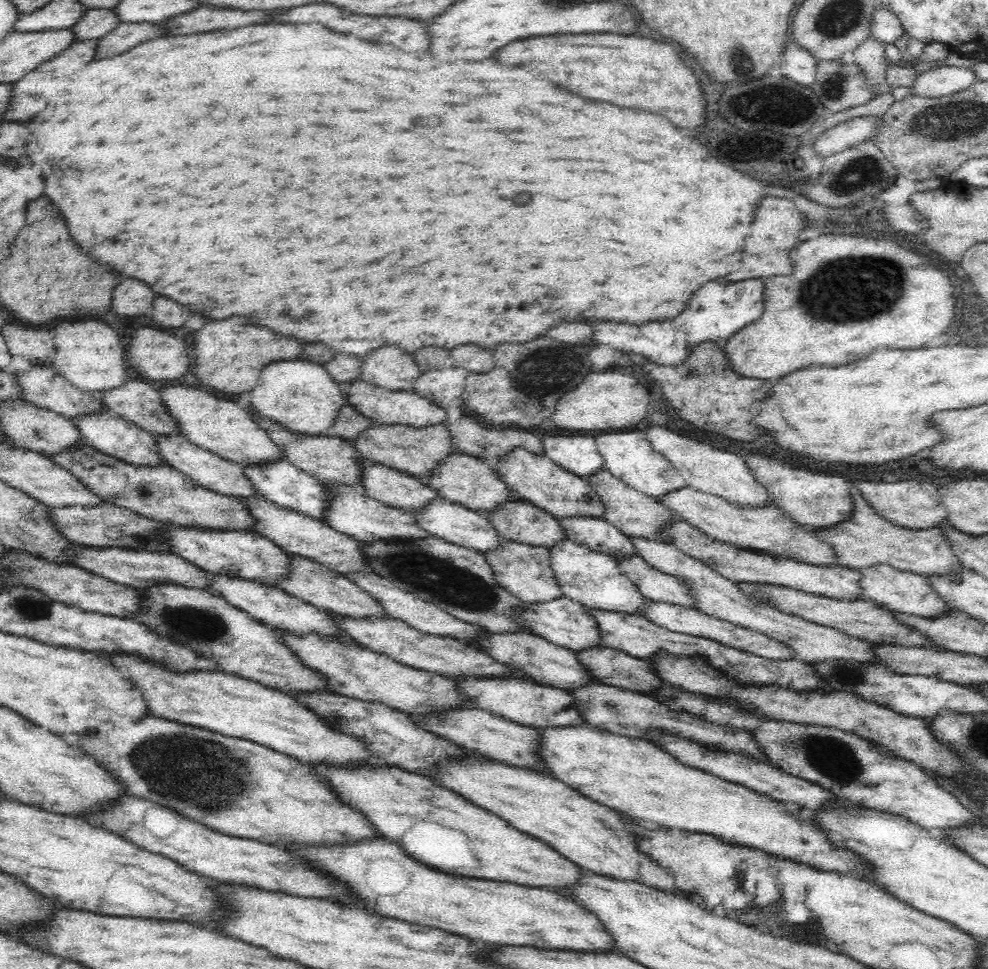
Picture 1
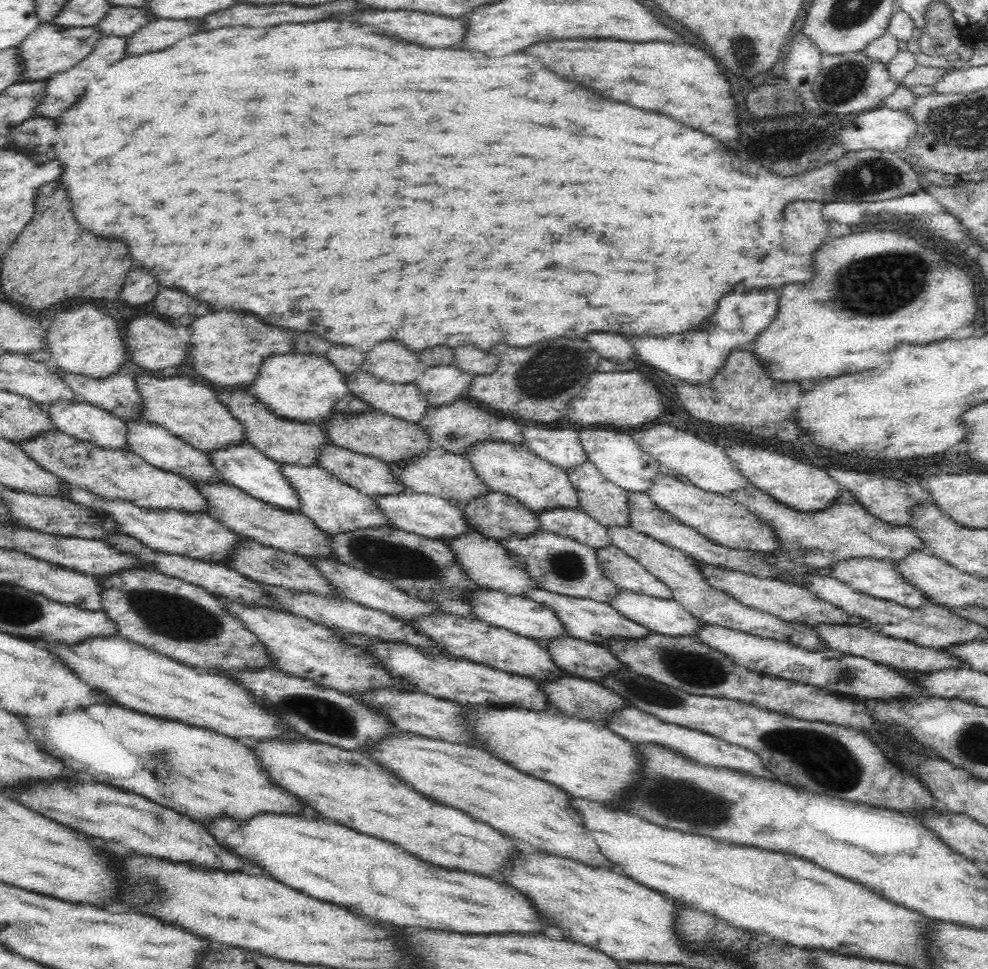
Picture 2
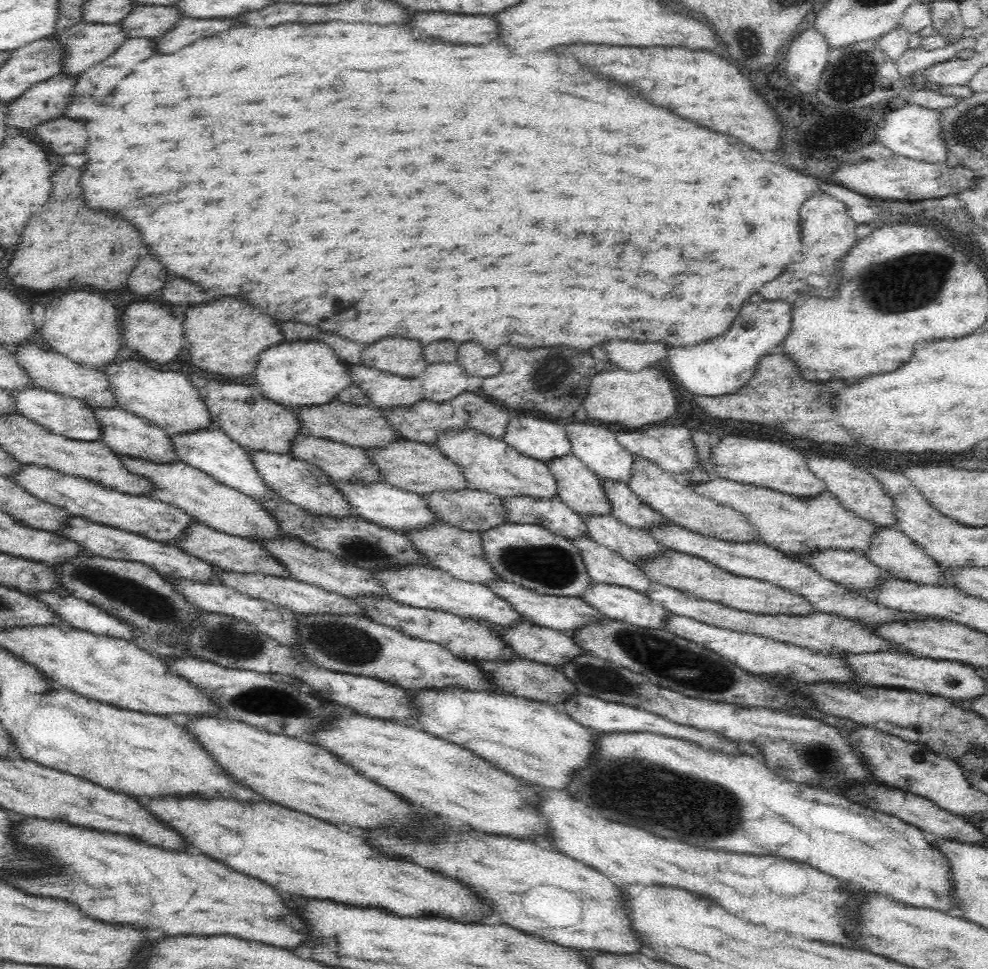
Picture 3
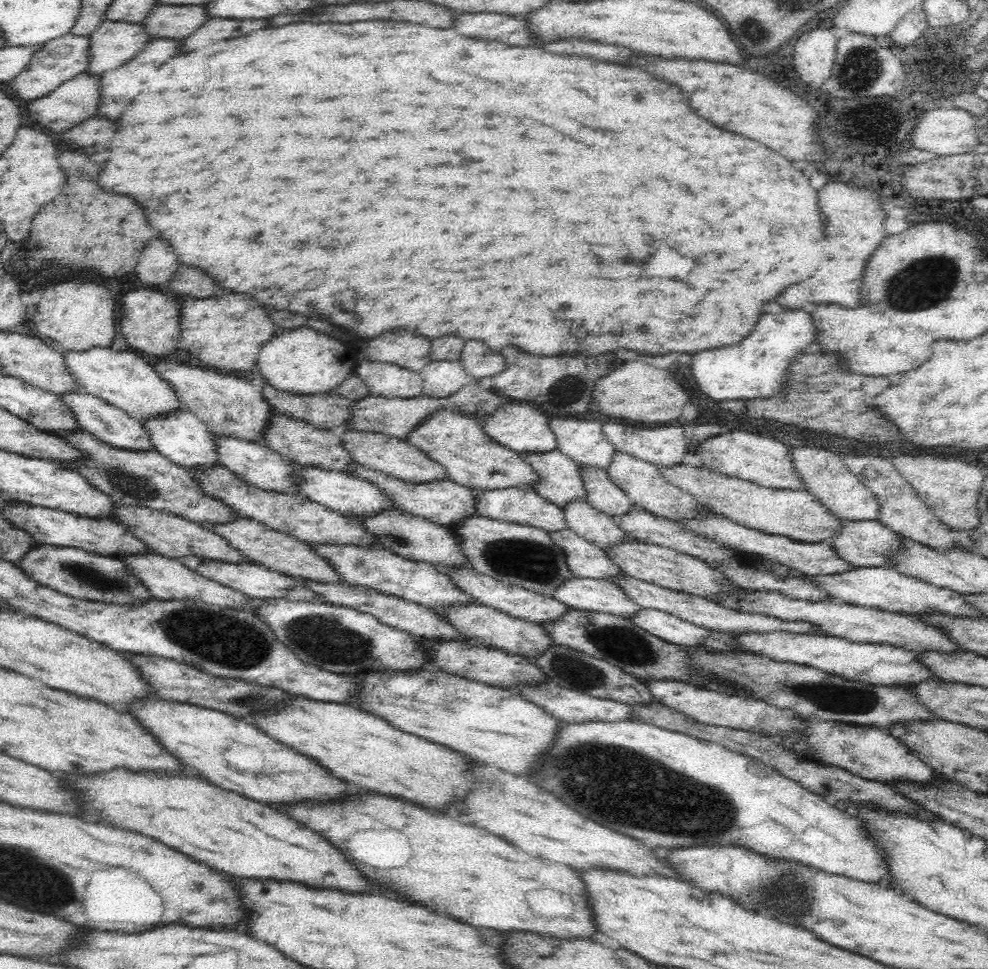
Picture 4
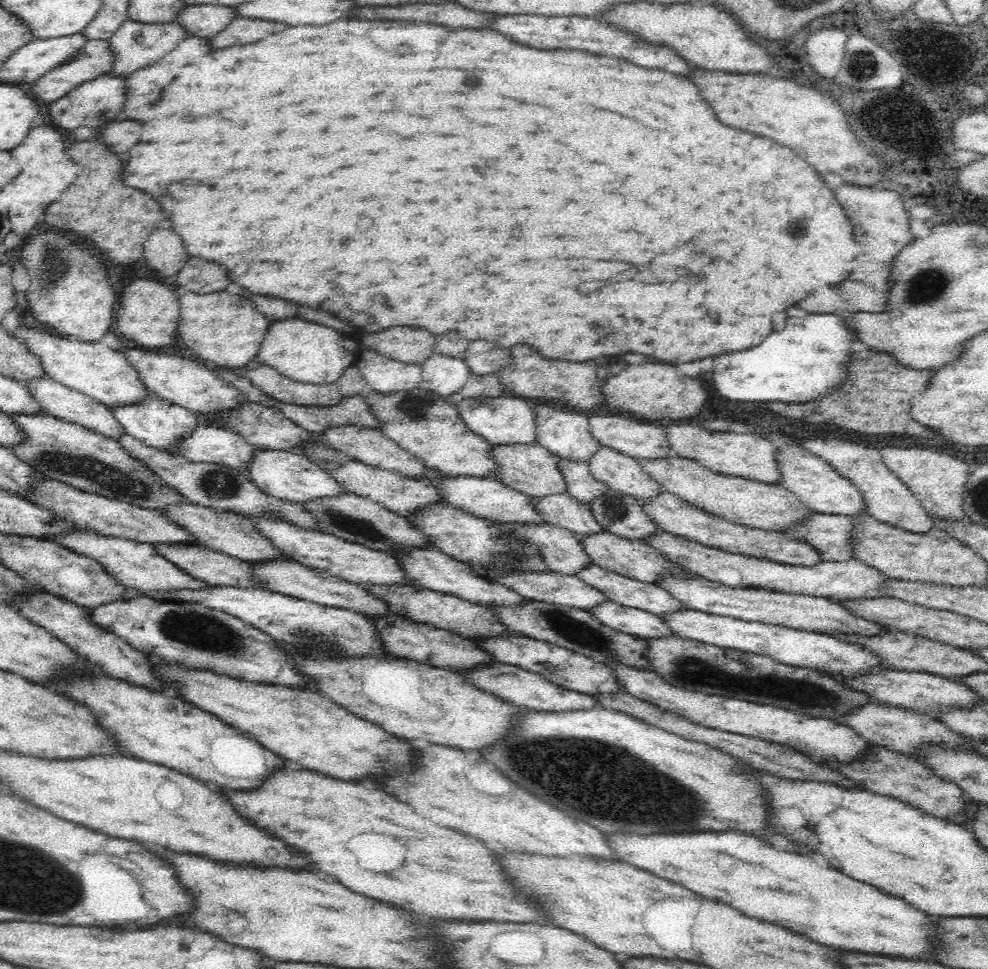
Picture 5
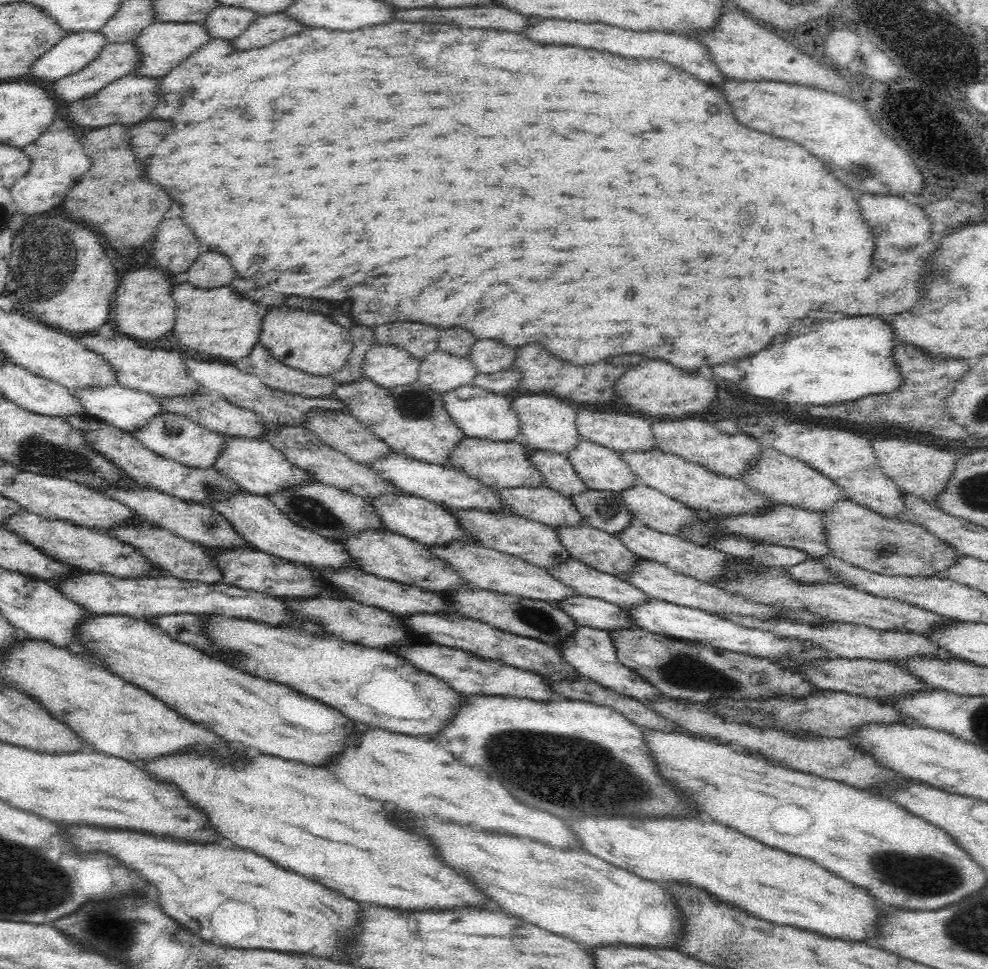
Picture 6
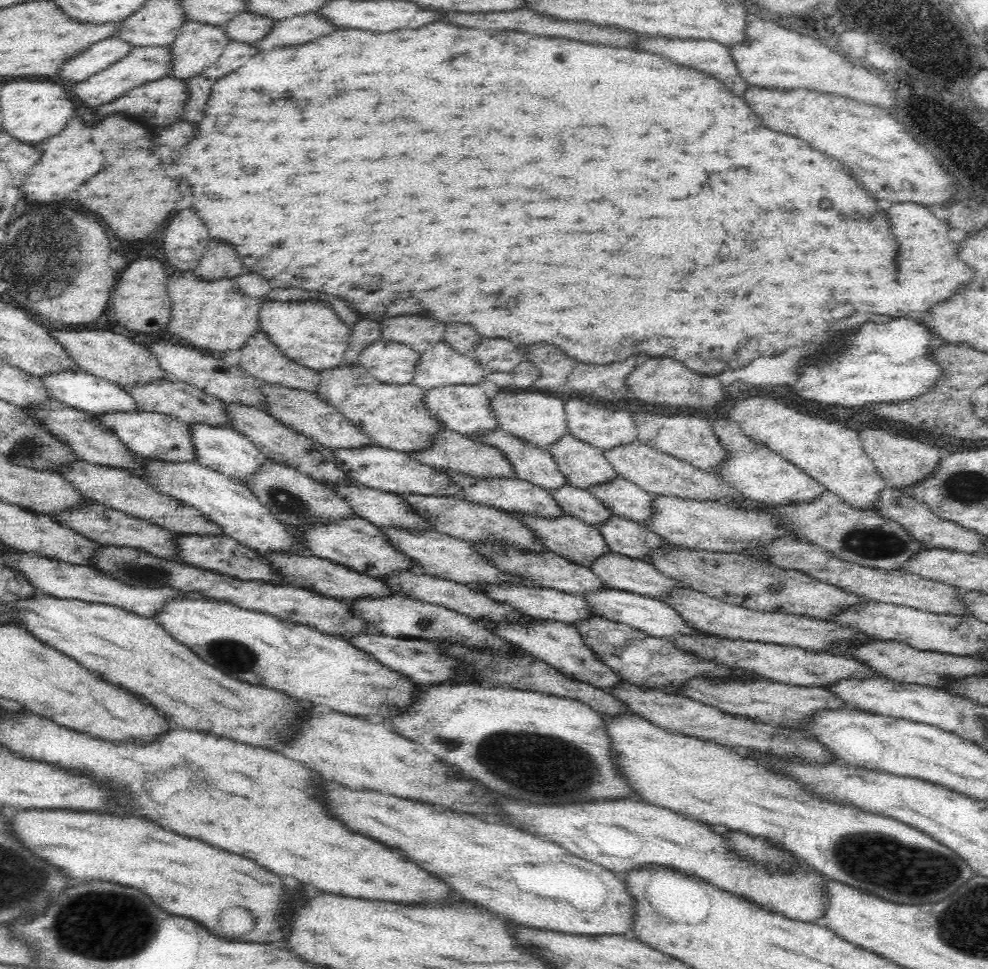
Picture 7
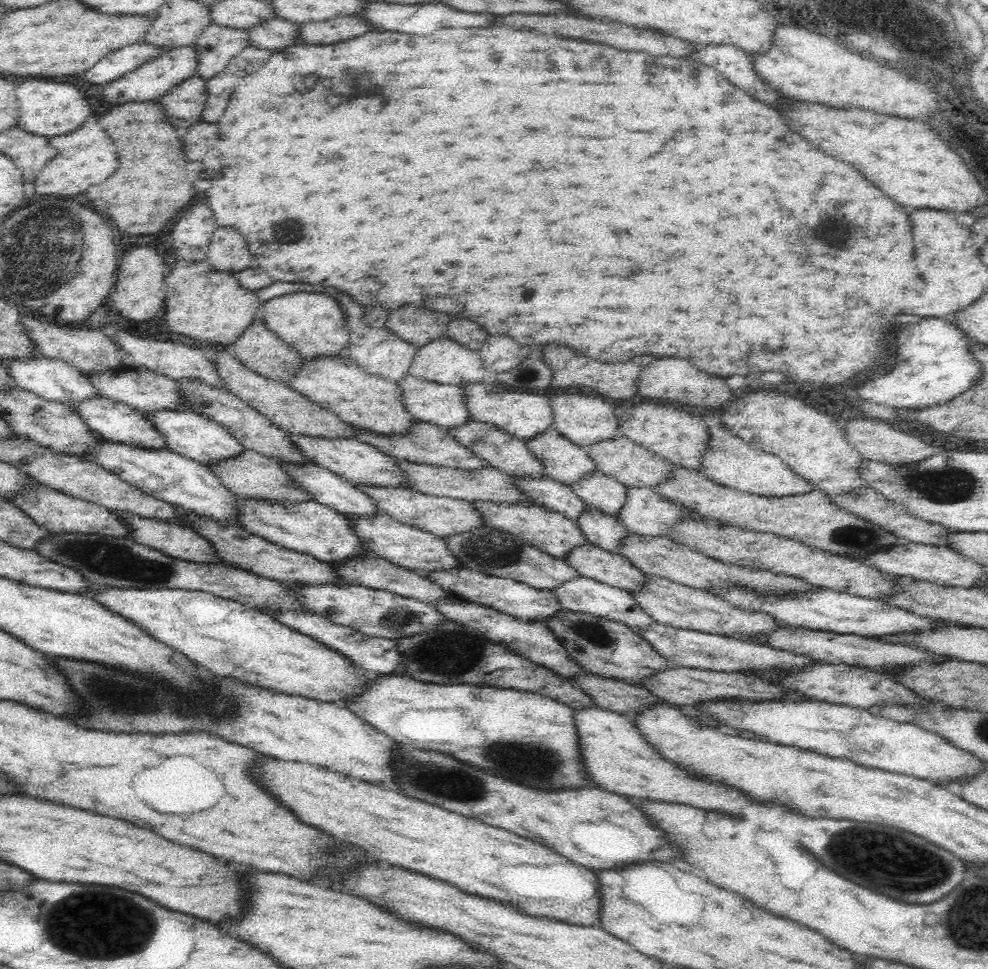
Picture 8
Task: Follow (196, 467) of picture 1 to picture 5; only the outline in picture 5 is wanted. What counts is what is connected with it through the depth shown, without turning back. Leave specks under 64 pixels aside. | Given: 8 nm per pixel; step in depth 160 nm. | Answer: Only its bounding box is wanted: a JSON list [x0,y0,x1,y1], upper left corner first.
[22,377,123,439]

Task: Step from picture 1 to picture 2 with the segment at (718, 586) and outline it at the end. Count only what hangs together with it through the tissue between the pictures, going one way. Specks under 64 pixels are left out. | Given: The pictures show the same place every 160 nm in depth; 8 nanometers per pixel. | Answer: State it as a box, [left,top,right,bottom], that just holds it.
[606,526,826,650]

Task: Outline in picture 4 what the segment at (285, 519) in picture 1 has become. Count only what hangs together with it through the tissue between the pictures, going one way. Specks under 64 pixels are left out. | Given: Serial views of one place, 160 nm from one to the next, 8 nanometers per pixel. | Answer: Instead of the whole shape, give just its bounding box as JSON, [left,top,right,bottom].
[56,430,237,525]

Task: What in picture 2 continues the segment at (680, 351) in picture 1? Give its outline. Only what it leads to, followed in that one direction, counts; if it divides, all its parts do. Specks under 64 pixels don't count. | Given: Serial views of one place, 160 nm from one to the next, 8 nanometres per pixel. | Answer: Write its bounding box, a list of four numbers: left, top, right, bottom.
[628,288,780,384]

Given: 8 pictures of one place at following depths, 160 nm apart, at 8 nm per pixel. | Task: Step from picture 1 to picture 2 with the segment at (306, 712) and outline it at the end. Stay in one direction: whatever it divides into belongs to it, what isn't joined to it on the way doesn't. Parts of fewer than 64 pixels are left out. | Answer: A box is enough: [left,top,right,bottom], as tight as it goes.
[42,636,300,740]

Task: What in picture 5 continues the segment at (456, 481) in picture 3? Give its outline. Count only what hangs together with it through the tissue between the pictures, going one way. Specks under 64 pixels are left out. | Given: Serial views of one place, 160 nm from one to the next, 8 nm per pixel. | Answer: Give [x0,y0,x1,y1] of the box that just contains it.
[322,426,426,479]

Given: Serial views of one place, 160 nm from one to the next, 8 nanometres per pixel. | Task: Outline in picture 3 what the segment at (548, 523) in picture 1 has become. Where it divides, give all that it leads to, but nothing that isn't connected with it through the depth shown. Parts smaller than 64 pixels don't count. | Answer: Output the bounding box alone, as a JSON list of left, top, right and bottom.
[420,489,506,532]

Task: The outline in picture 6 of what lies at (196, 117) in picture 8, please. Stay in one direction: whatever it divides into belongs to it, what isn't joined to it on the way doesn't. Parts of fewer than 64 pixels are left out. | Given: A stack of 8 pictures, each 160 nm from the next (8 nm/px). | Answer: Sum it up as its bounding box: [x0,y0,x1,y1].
[68,74,161,128]

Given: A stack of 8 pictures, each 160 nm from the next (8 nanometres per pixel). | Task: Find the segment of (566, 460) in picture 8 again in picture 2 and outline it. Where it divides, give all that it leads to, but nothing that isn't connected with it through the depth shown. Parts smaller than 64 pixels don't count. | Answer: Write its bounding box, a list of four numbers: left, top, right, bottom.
[644,470,776,553]

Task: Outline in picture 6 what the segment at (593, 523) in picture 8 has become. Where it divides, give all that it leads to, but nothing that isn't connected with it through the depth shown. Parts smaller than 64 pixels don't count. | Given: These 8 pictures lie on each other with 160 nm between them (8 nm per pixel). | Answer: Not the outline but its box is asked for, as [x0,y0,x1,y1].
[613,522,728,584]

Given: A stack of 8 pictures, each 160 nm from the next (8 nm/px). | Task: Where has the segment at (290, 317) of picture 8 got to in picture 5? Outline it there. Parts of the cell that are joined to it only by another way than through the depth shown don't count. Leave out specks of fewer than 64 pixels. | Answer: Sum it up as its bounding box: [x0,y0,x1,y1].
[256,318,358,384]

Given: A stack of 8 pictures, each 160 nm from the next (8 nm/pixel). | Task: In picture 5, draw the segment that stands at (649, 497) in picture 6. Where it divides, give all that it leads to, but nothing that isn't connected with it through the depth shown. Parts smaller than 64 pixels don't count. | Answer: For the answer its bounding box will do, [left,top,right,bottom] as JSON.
[638,489,821,565]

